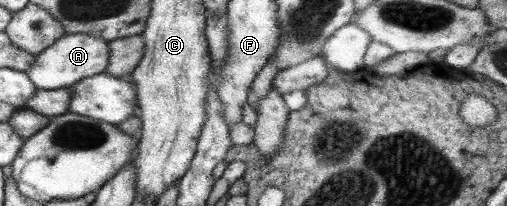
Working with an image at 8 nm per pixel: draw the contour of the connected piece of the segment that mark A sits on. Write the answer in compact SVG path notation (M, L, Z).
M81 33L63 35L53 42L47 49L35 55L34 62L26 69L26 76L35 85L36 89L56 90L69 88L74 83L103 73L108 64L108 42L101 41L97 37Z

